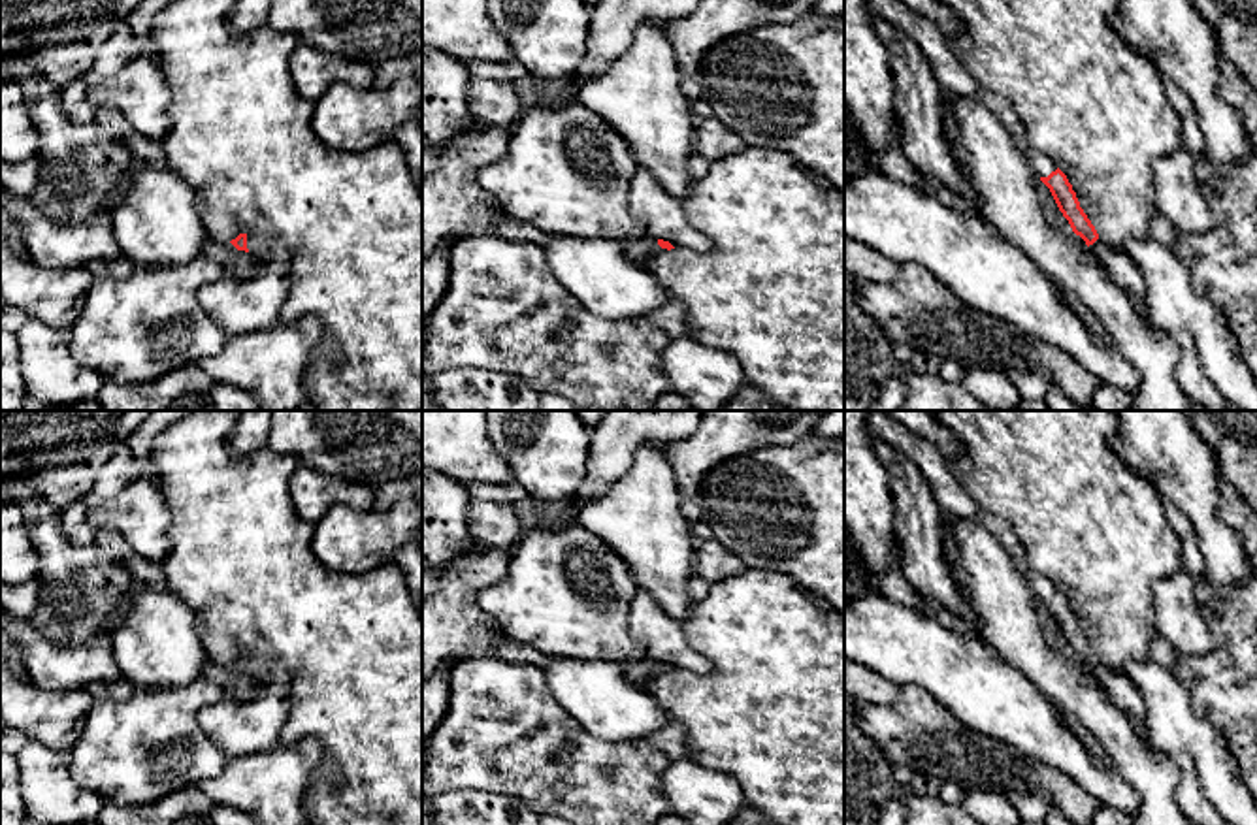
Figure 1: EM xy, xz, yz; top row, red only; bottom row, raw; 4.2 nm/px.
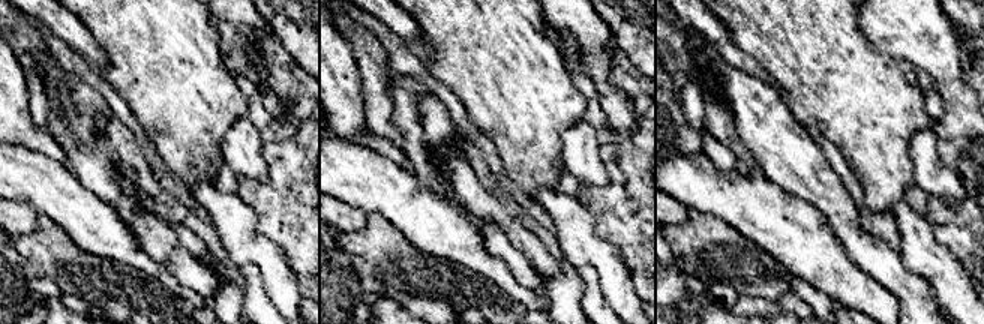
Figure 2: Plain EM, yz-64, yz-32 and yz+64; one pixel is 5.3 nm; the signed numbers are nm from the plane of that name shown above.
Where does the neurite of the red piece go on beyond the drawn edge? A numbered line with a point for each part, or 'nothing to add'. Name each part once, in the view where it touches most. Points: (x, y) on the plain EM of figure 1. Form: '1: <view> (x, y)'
1: xy (223, 677)
2: yz (950, 496)

